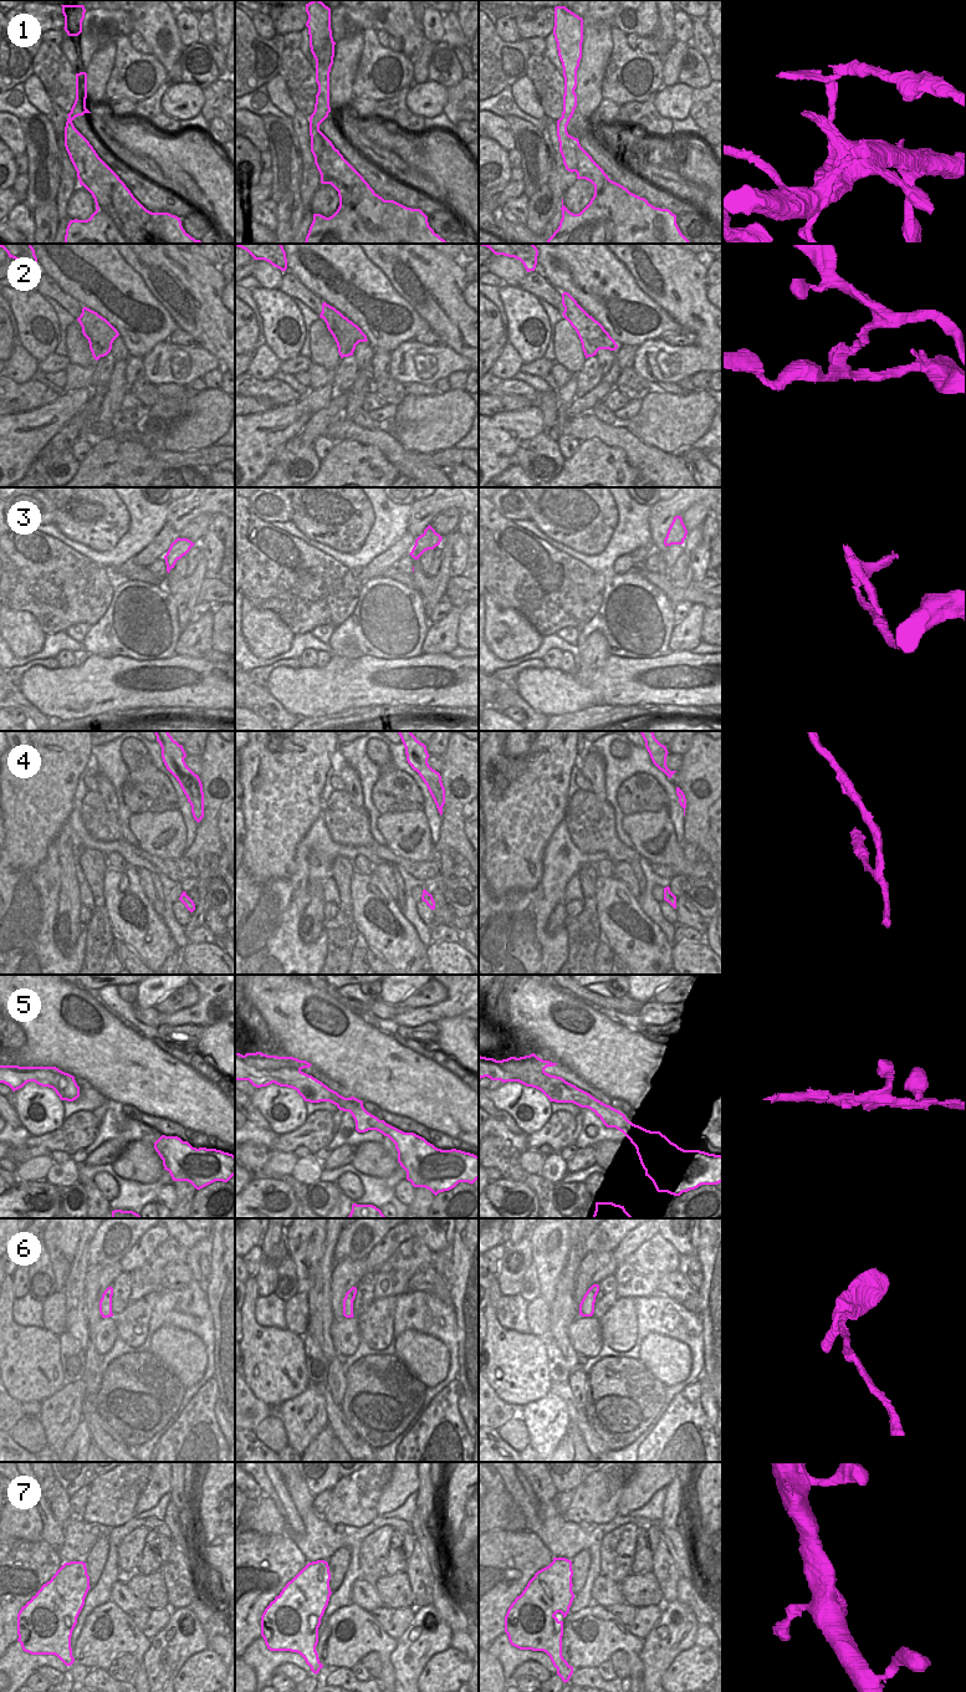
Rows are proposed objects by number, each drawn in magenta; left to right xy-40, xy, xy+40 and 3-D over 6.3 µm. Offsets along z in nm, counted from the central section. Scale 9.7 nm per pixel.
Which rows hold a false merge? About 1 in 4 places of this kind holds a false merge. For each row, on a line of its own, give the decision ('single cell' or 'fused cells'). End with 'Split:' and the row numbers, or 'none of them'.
1: fused cells
2: fused cells
3: fused cells
4: single cell
5: fused cells
6: single cell
7: single cell
Split: 1, 2, 3, 5

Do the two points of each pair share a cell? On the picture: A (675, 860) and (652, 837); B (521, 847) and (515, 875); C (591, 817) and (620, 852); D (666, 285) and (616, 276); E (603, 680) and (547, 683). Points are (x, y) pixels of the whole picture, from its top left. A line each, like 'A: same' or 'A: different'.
A: same
B: same
C: same
D: different
E: same

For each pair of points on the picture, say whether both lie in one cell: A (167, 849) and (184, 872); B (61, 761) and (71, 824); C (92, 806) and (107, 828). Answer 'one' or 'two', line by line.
A: two
B: two
C: one

